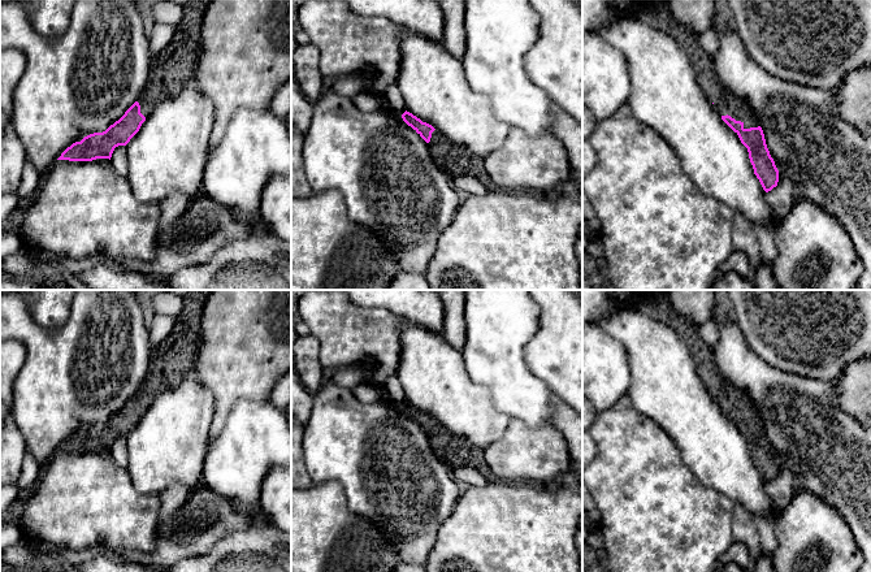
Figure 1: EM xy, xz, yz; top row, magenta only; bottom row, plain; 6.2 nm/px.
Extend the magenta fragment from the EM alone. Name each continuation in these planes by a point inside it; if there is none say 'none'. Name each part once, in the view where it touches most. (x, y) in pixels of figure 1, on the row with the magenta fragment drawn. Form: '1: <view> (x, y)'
1: yz (657, 12)

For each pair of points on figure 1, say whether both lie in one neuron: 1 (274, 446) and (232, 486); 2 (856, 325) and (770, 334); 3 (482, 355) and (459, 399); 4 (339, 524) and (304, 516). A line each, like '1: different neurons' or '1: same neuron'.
1: same neuron
2: same neuron
3: different neurons
4: same neuron

